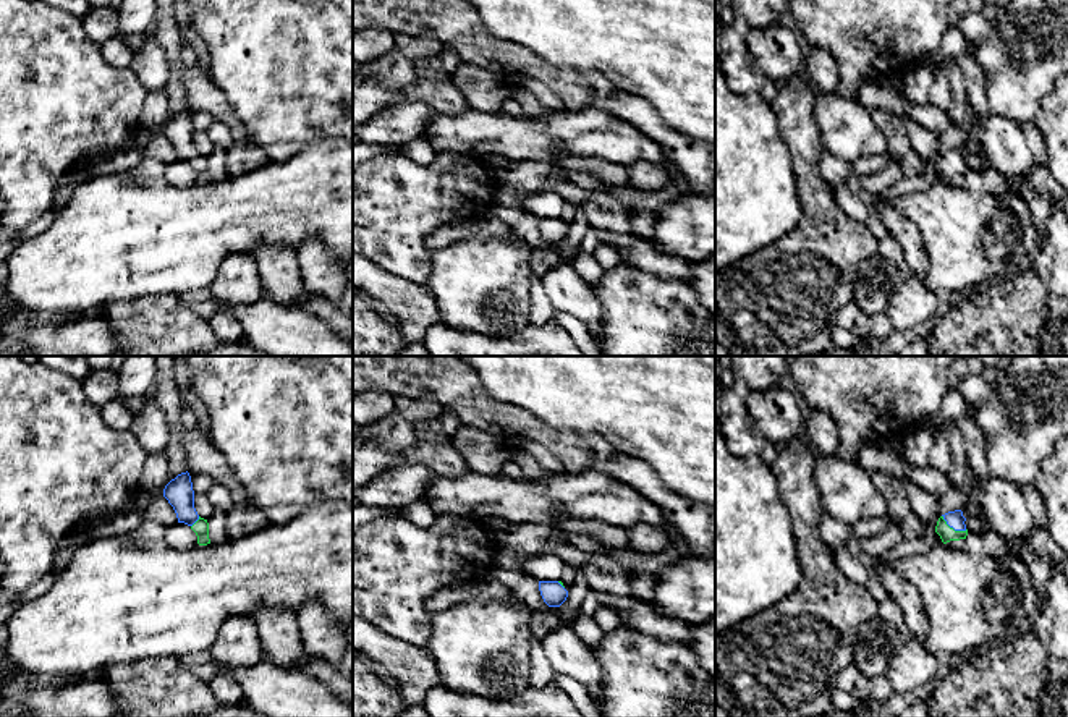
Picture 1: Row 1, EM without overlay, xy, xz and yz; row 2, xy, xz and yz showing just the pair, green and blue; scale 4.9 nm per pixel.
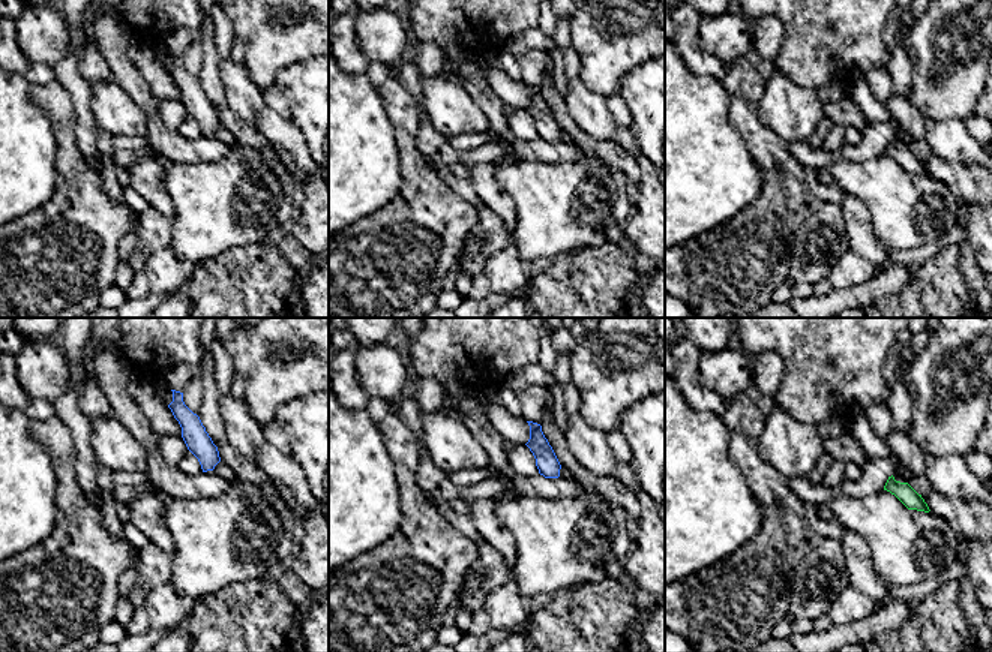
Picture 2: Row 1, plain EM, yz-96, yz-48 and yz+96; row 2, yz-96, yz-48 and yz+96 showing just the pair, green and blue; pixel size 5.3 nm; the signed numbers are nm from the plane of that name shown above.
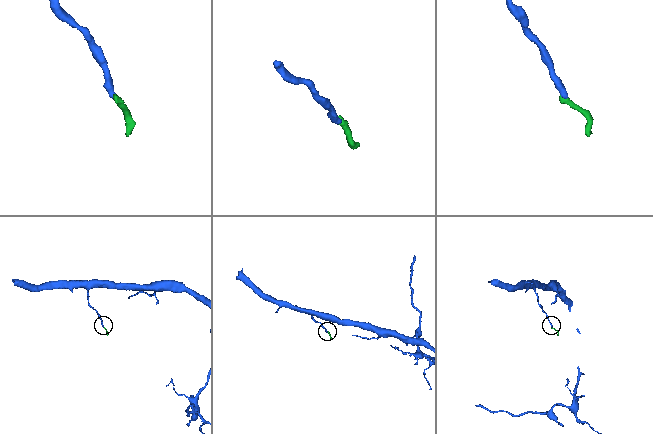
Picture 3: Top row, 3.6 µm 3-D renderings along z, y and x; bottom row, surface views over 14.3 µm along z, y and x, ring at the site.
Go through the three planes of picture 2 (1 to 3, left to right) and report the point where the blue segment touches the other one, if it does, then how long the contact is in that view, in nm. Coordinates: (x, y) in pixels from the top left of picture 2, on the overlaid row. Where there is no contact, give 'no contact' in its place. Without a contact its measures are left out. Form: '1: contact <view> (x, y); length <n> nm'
1: no contact
2: no contact
3: no contact

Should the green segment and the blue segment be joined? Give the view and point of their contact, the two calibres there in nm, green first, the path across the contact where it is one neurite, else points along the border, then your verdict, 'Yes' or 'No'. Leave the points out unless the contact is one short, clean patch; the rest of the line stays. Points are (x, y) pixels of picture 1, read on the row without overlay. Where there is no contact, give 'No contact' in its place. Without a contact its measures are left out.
Touches green at yz (952, 165). Thickness 70 nm (green) against 90 nm. Path across: yz (945, 170), (952, 165), (955, 157). Yes

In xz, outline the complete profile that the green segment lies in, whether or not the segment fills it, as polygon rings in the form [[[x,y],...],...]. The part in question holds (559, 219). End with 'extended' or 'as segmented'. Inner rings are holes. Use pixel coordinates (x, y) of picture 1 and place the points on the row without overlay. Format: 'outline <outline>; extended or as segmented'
outline [[[539,218],[539,228],[549,244],[560,244],[568,235],[562,218]]]; extended

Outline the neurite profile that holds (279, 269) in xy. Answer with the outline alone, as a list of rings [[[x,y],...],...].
[[[264,246],[256,249],[254,259],[265,298],[286,308],[295,308],[306,299],[307,291],[295,249]]]

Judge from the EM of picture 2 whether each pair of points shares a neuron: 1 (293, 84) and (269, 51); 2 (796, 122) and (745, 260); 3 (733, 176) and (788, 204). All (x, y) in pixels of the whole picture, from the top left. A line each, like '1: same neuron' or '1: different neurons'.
1: different neurons
2: different neurons
3: different neurons

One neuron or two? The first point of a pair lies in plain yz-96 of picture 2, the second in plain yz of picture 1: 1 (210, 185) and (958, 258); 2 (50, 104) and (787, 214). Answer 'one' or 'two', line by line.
1: one
2: two

